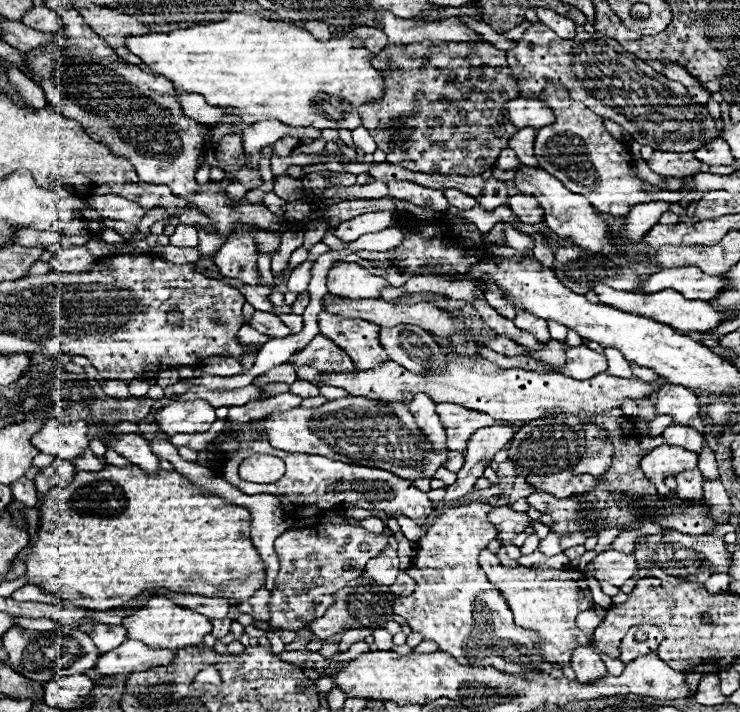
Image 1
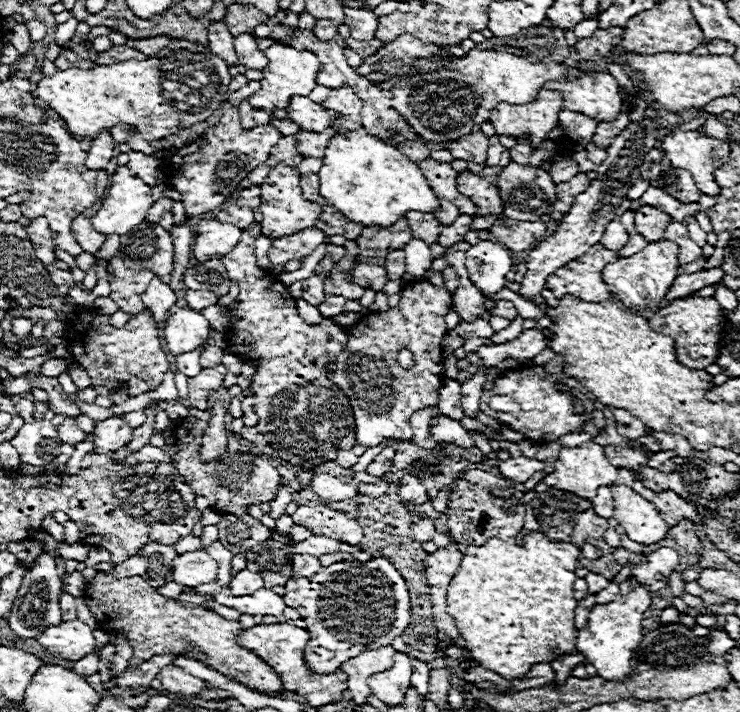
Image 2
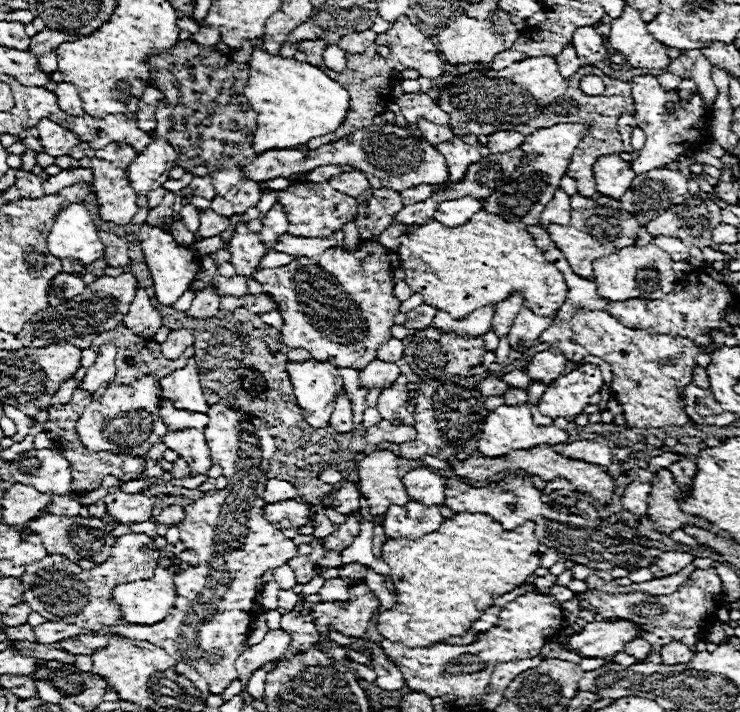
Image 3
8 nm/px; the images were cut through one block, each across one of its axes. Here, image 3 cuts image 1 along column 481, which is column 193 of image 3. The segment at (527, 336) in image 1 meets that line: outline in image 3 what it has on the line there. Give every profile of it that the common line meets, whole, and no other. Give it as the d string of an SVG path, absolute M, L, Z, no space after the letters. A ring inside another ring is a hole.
M212 286L202 288L196 292L196 298L192 300L192 306L188 308L188 316L192 318L210 318L220 308L220 296L218 292L212 292Z

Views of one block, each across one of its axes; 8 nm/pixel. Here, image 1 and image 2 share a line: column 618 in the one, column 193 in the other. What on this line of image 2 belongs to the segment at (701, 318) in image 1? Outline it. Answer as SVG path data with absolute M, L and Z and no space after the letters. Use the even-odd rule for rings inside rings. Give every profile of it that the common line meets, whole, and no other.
M186 290L186 302L190 308L196 308L196 310L204 310L212 304L218 302L218 298L212 294L212 292L198 292L198 290Z

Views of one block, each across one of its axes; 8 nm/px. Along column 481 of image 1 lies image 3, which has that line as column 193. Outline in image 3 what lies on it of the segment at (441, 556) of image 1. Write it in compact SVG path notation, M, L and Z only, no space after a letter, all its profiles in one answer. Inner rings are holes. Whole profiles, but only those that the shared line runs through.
M212 404L206 412L210 420L203 433L208 440L208 450L212 452L212 464L222 466L222 474L228 478L228 486L220 492L216 492L210 498L200 498L186 506L186 518L176 524L180 530L180 542L186 546L186 550L196 552L198 564L194 568L182 568L174 576L174 588L176 588L176 604L160 624L116 624L102 628L100 632L92 632L86 628L80 628L76 624L66 624L66 622L44 622L34 628L38 642L40 644L52 644L58 640L66 640L78 634L88 634L88 636L106 636L106 634L118 634L130 640L148 640L160 648L164 648L174 660L184 660L186 664L192 664L208 682L212 694L222 694L230 682L236 678L234 670L234 660L244 652L242 644L248 638L250 622L252 622L252 612L254 612L254 598L256 598L256 588L258 580L262 574L270 568L278 568L288 564L290 558L298 556L298 546L282 534L282 530L274 528L274 524L266 522L262 514L262 492L266 484L266 468L268 462L274 454L274 440L270 434L262 430L262 422L256 420L254 416L246 416L242 410L226 406L226 404Z

